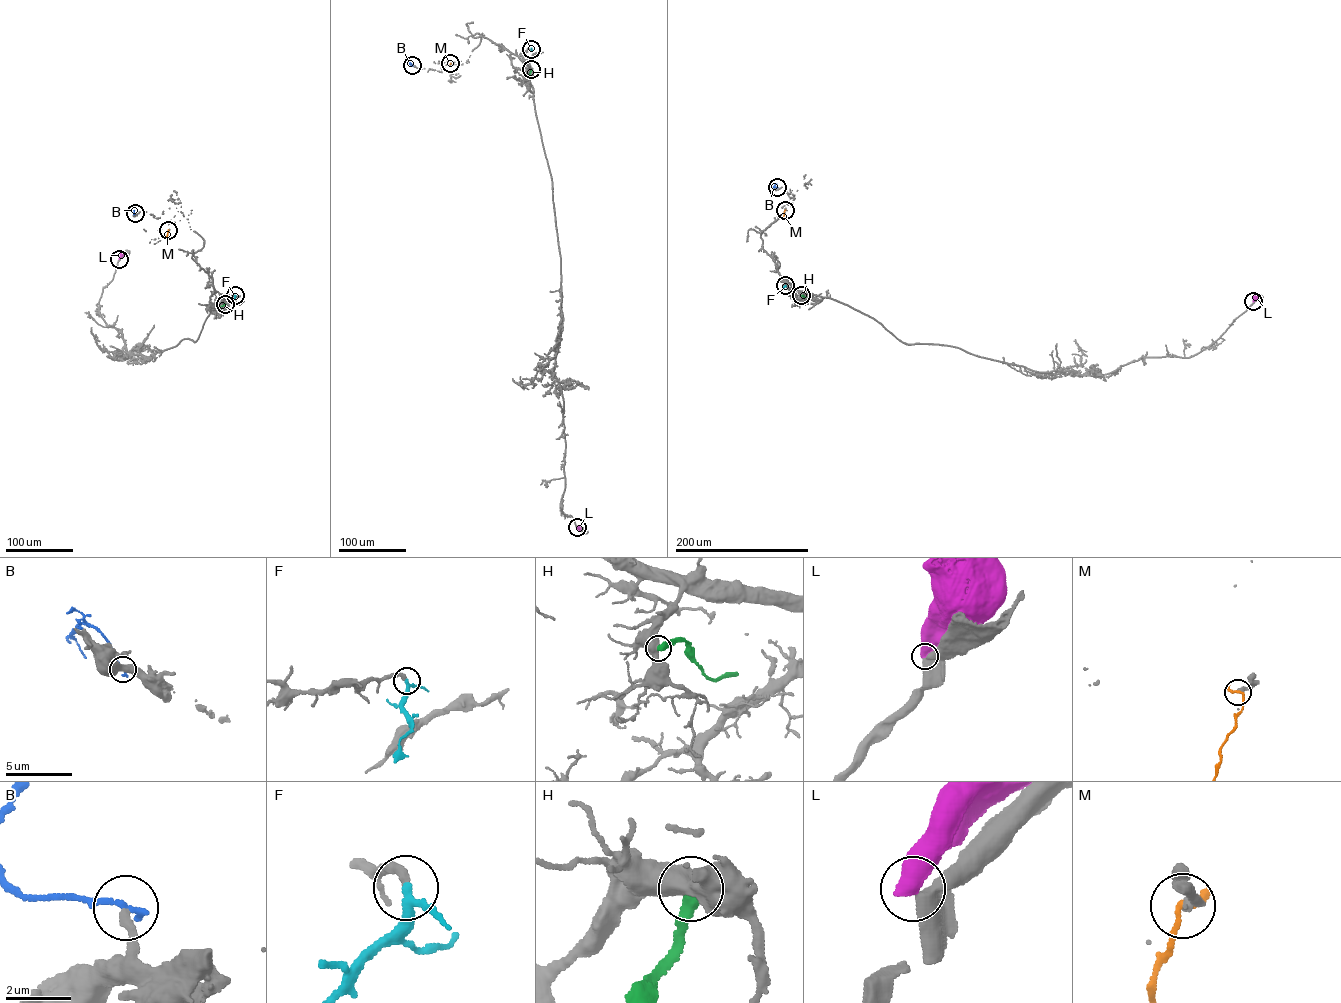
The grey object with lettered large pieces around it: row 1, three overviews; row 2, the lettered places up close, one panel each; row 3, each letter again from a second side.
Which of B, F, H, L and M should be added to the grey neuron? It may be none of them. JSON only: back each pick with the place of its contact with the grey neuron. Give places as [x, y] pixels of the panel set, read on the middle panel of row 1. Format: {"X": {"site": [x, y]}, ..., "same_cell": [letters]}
{"F": {"site": [531, 49]}, "same_cell": ["F"]}

